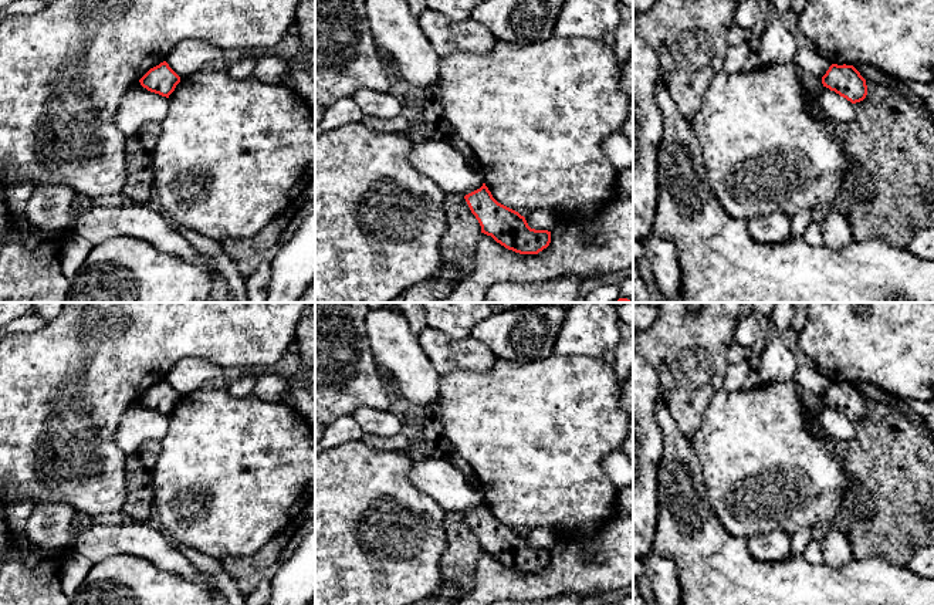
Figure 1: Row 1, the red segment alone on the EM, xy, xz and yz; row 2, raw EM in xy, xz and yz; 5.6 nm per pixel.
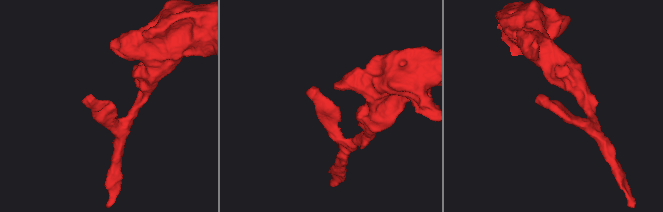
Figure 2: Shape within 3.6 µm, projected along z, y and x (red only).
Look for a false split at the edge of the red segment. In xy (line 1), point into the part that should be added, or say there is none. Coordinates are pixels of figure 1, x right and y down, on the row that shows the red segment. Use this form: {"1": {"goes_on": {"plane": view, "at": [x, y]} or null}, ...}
{"1": {"goes_on": null}}

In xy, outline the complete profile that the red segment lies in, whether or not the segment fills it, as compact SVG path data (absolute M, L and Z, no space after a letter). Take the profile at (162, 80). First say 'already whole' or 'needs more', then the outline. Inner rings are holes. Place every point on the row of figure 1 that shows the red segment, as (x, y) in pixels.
already whole; M166 61L150 68L141 80L141 85L150 92L169 98L180 82L180 77L169 67Z

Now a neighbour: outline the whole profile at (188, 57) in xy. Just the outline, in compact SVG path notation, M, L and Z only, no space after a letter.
M187 38L176 44L165 61L182 78L211 67L223 58L224 50L202 40Z

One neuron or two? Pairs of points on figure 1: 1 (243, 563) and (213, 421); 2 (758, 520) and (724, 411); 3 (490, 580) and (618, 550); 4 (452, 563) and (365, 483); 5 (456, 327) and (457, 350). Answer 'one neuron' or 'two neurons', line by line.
1: two neurons
2: one neuron
3: one neuron
4: two neurons
5: two neurons

